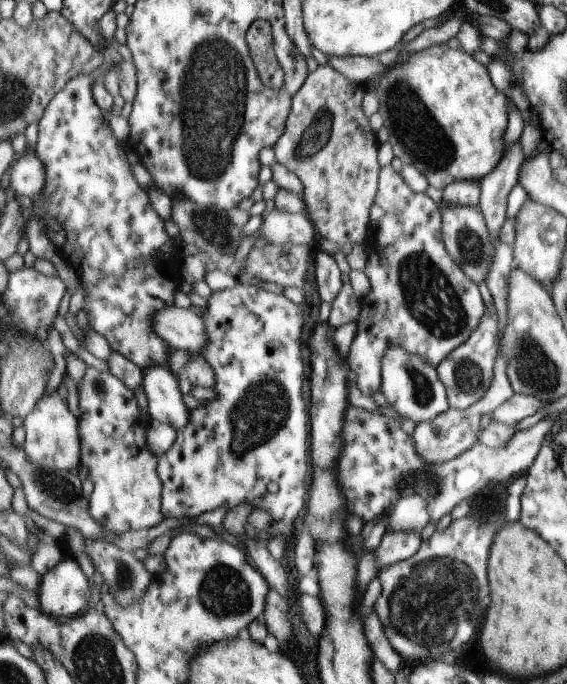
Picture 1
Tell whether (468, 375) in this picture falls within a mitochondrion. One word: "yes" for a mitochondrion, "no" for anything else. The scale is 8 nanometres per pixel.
yes

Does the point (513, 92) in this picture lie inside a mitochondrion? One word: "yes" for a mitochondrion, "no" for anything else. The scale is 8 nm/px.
no

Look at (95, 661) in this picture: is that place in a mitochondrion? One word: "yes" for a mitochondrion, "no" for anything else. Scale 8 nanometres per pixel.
yes

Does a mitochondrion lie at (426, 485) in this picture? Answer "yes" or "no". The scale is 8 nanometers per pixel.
yes

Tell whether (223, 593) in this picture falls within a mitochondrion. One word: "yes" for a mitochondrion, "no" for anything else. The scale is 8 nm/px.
yes

